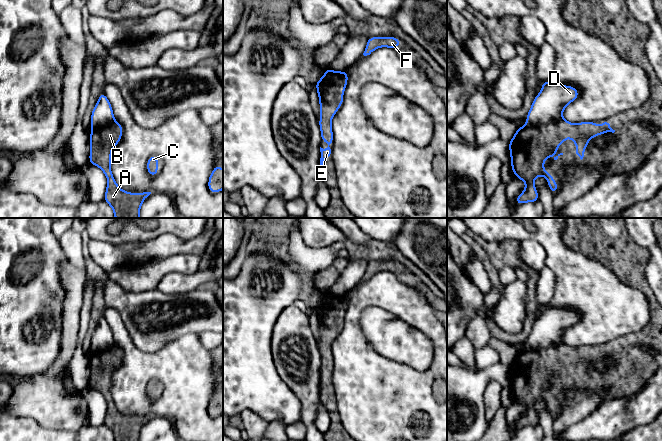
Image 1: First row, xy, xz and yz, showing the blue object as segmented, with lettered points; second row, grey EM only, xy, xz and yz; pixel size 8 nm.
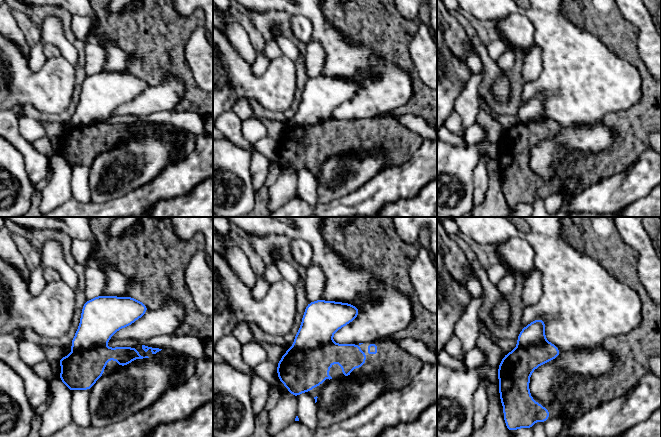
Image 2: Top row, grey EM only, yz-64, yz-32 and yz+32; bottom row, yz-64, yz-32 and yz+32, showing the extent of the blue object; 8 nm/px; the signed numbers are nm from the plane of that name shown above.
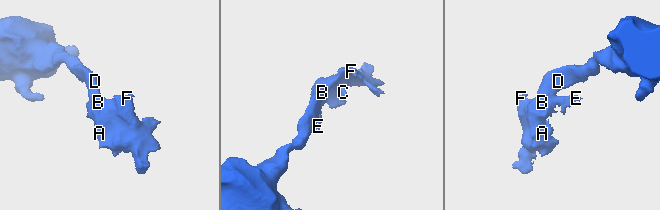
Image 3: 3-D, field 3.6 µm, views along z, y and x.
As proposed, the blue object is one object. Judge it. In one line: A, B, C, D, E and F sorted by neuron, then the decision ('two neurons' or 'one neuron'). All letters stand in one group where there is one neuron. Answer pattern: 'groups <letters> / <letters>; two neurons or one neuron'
groups A B C E F / D; two neurons

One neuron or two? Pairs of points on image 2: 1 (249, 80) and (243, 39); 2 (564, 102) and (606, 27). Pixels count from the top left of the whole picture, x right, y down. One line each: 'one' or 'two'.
1: two
2: two

